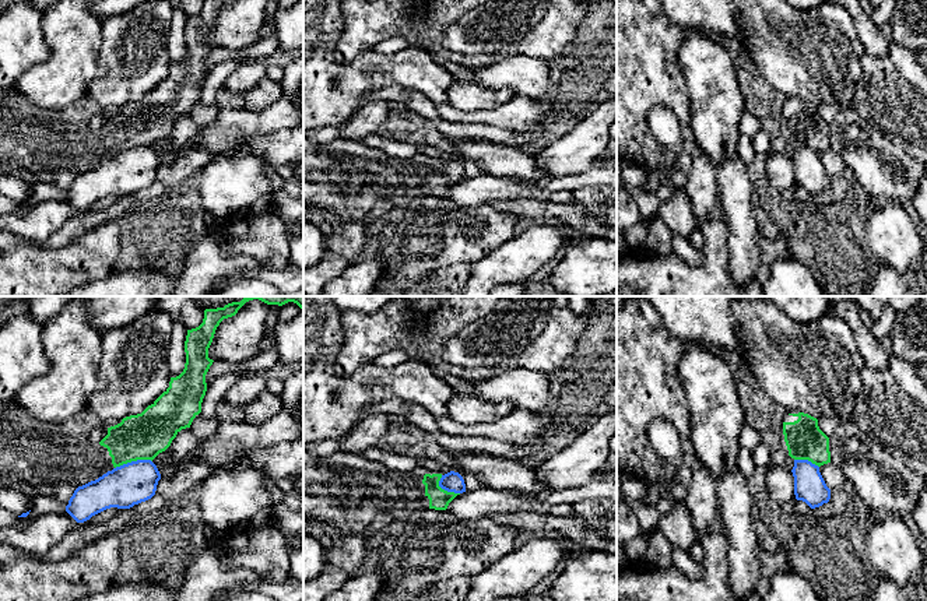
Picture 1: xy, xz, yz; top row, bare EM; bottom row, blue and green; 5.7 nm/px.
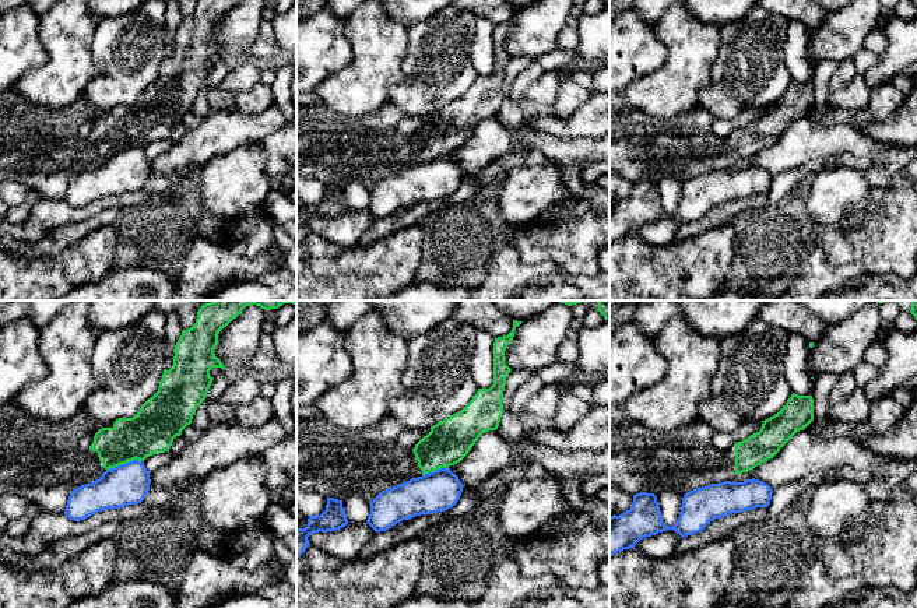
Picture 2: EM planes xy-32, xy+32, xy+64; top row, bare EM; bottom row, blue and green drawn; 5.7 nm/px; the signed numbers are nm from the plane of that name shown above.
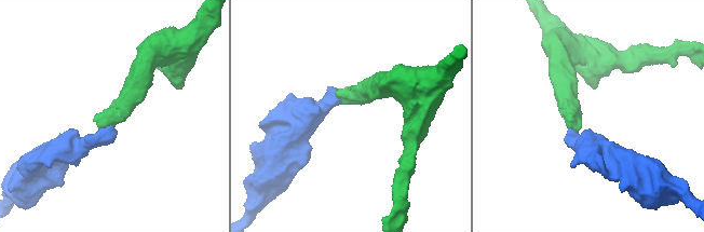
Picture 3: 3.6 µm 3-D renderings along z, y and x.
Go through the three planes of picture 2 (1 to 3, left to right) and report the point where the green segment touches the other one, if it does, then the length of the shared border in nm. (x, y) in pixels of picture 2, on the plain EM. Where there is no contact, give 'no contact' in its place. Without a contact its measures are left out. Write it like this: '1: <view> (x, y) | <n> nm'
1: xy-32 (123, 151) | 220 nm
2: xy+32 (436, 157) | 160 nm
3: no contact

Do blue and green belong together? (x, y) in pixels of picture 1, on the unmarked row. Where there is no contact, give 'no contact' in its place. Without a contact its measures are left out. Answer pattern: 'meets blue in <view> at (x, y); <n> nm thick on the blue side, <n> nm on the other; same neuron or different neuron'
meets blue in xy at (133, 148); 240 nm thick on the blue side, 260 nm on the other; different neuron

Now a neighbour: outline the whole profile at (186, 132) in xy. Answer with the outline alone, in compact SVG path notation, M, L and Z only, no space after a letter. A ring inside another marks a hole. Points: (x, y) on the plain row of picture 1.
M190 115L178 119L171 133L165 137L166 147L157 154L161 165L171 165L178 159L178 152L190 145L196 145L200 140L203 127L199 126Z

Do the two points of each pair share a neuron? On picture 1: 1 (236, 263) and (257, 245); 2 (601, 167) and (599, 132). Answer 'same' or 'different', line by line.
1: different
2: different

